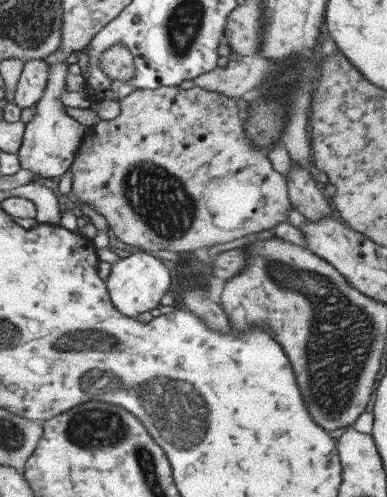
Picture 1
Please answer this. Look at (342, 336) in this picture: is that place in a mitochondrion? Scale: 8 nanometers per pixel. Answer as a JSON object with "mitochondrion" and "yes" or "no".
{"mitochondrion":"yes"}

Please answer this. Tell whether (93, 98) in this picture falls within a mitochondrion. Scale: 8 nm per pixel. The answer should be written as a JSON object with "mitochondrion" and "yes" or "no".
{"mitochondrion":"no"}

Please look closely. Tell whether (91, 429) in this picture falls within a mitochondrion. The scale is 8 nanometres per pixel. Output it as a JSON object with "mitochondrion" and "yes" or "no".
{"mitochondrion":"yes"}

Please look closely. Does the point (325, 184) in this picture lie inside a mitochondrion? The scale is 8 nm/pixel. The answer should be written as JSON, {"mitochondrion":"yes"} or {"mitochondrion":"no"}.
{"mitochondrion":"no"}

